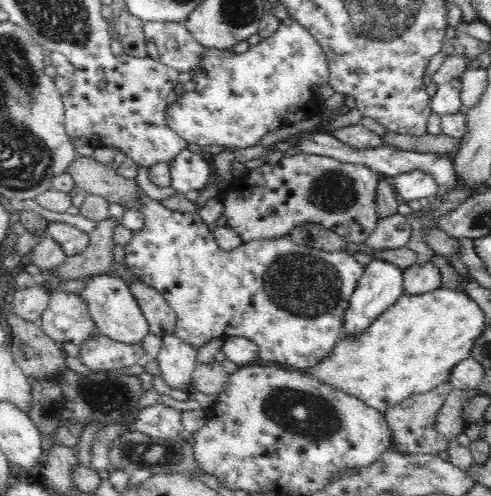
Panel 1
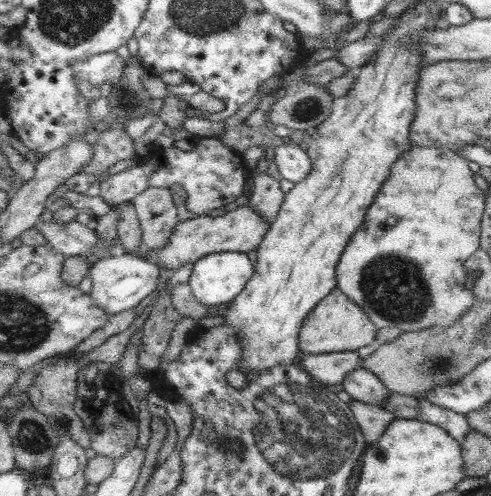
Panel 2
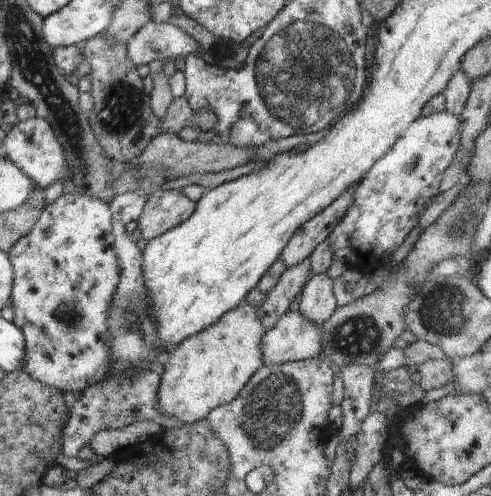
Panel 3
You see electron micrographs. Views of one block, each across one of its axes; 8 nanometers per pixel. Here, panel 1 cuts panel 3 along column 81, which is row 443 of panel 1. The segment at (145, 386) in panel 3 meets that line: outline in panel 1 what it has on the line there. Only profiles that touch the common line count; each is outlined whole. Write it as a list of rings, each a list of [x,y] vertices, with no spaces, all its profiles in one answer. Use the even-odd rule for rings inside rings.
[[[444,382],[426,394],[410,396],[410,398],[402,400],[398,406],[386,410],[384,416],[386,416],[386,422],[392,430],[392,436],[390,436],[392,448],[400,450],[402,454],[438,454],[440,450],[446,450],[448,442],[436,430],[436,416],[440,414],[442,406],[446,404],[452,390],[454,390],[454,386],[450,382]]]

